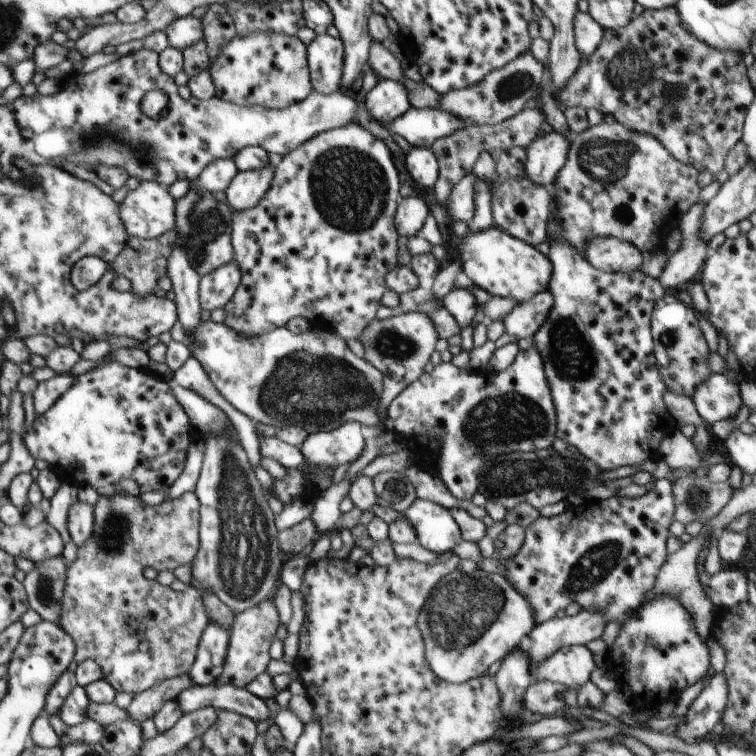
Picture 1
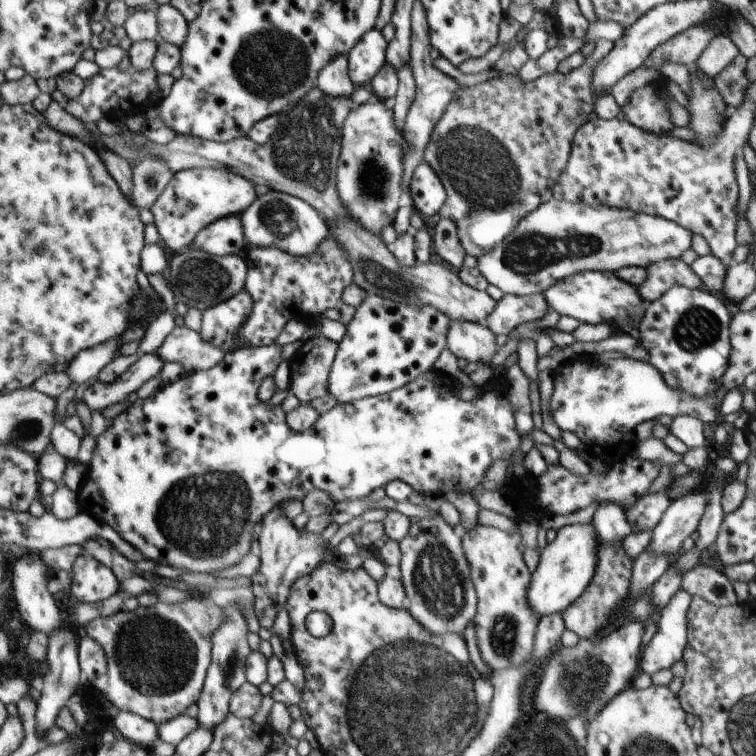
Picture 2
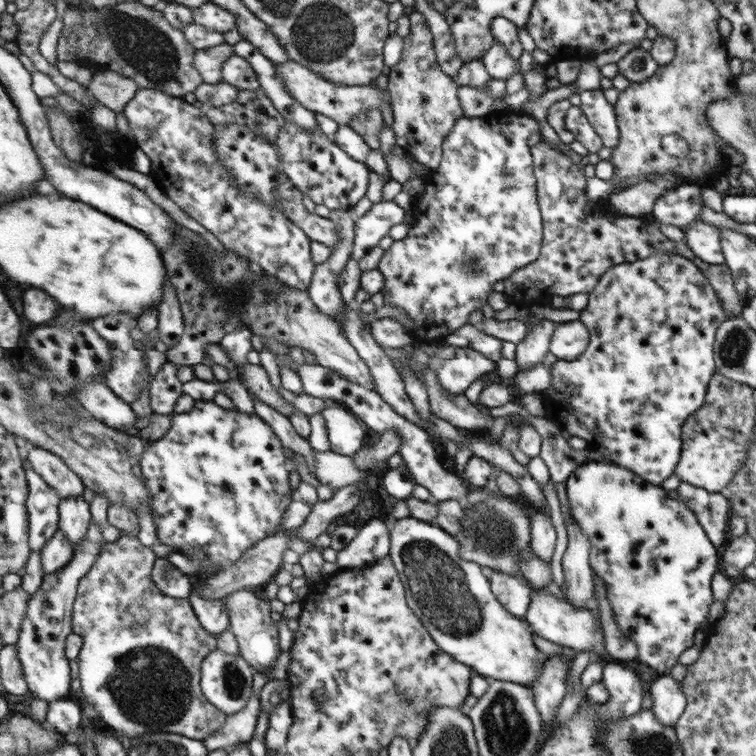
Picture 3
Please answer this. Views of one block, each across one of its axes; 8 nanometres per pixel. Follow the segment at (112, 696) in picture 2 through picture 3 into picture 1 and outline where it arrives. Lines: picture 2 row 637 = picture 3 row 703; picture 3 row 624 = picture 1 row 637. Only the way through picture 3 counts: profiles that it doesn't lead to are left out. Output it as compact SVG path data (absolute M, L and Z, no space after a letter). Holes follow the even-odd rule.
M195 491L185 492L176 500L164 501L155 506L143 504L138 497L128 496L125 493L119 493L112 497L101 497L96 504L96 526L93 537L83 546L79 547L78 560L69 564L67 591L65 594L64 614L62 618L62 626L76 639L78 646L77 657L75 662L81 665L85 660L97 660L104 669L104 679L106 679L118 692L130 692L130 694L143 693L145 690L153 688L162 681L170 681L174 677L182 677L194 668L194 664L198 658L198 648L207 626L211 622L210 614L203 602L203 595L190 594L184 596L182 591L175 591L170 587L164 588L164 585L158 584L157 580L150 582L144 578L144 568L154 568L157 571L173 571L179 566L189 565L195 559L198 549L202 545L199 538L199 522L200 522L201 504L196 496Z

